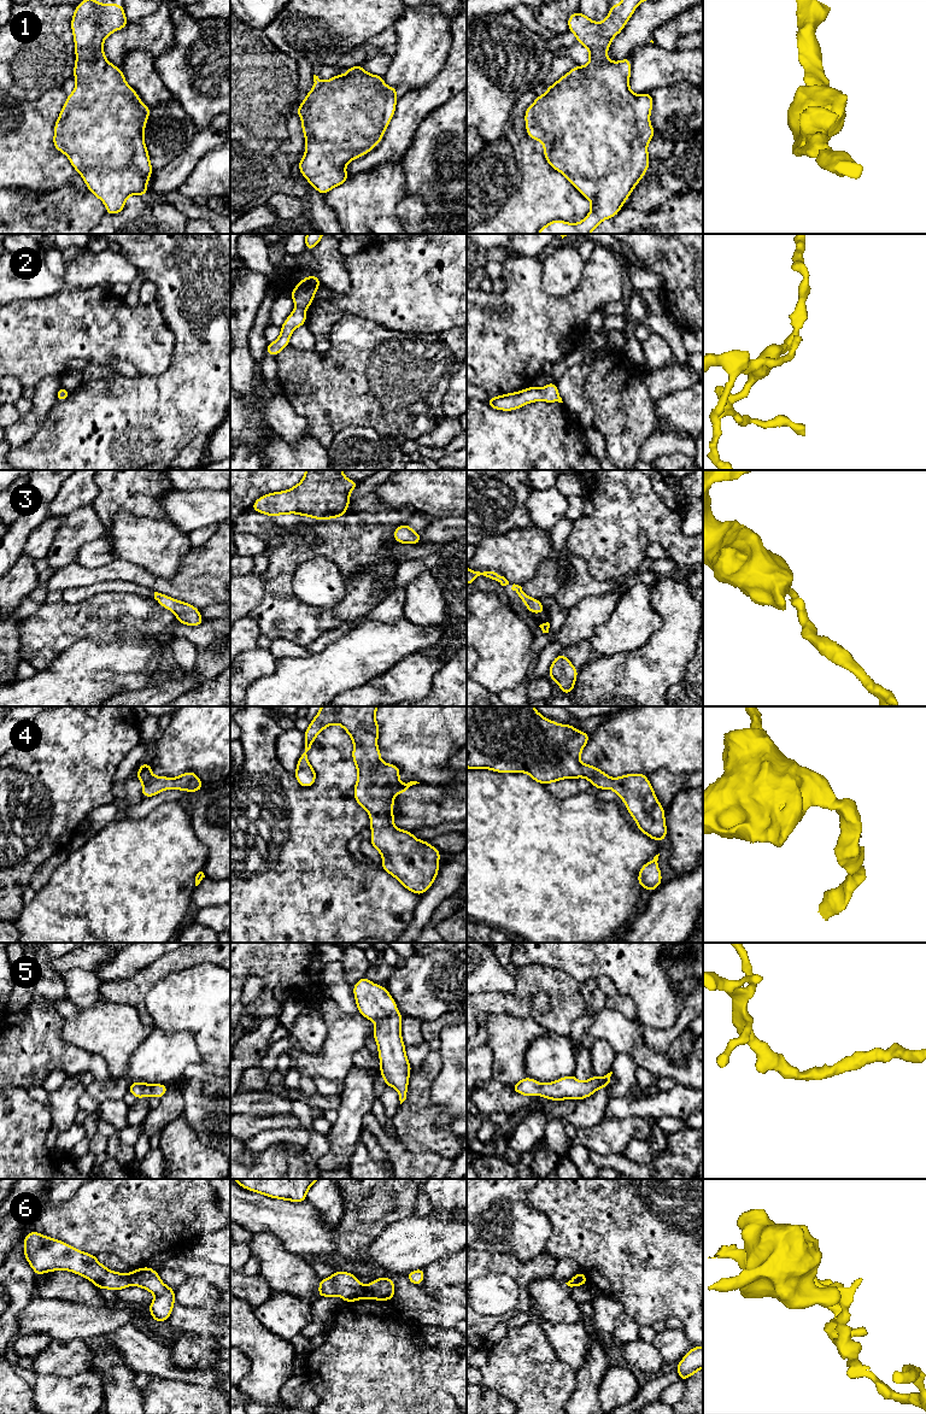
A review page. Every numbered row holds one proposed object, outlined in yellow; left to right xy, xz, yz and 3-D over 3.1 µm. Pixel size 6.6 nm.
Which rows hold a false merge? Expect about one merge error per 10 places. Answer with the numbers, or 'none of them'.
6

